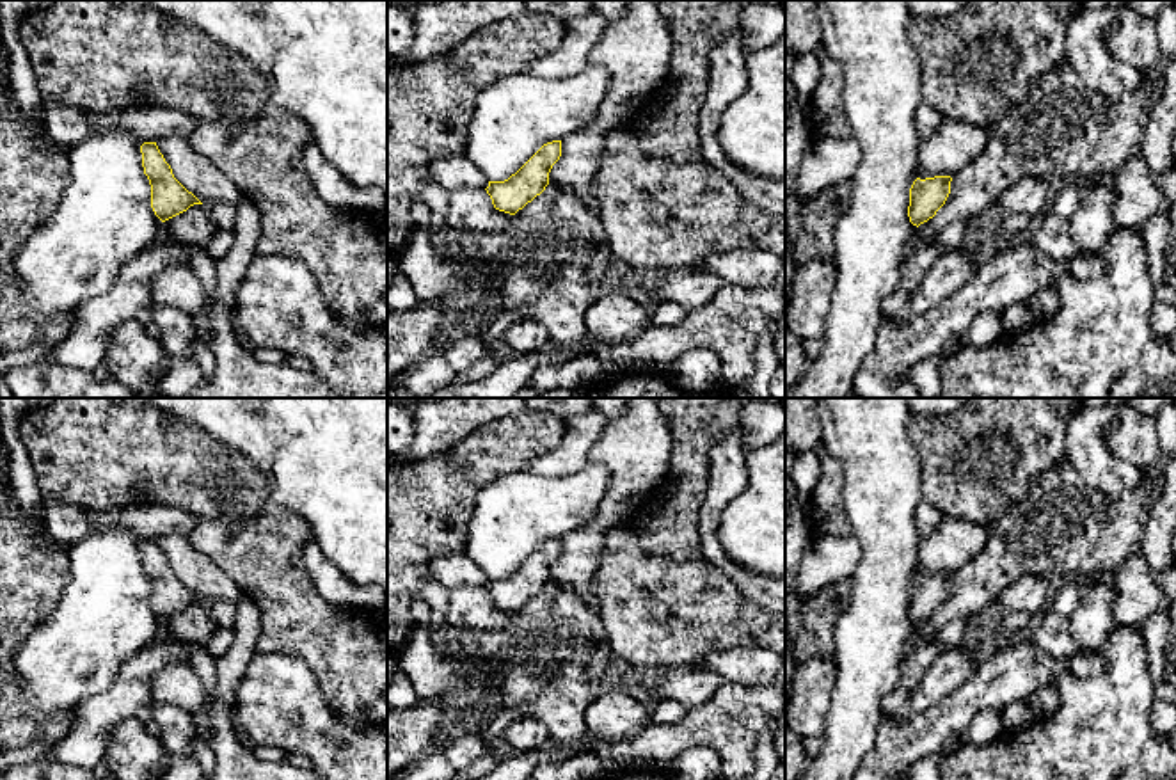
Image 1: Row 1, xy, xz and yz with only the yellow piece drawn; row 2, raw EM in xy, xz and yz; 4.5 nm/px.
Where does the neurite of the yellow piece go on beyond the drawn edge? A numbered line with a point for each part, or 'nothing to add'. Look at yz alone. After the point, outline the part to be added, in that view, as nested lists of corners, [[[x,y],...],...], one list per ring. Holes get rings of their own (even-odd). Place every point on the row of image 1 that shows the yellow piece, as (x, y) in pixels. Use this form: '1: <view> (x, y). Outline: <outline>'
nothing to add

